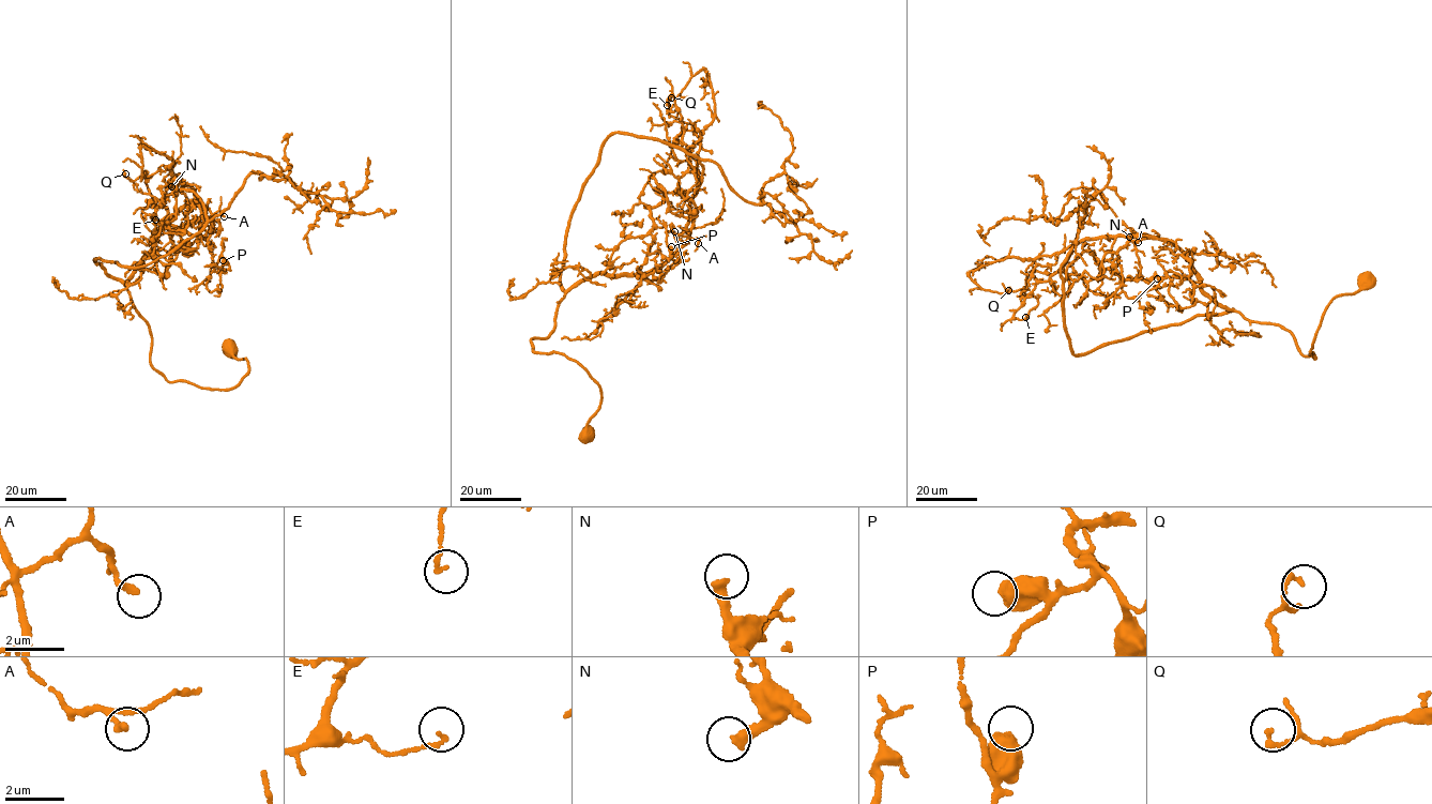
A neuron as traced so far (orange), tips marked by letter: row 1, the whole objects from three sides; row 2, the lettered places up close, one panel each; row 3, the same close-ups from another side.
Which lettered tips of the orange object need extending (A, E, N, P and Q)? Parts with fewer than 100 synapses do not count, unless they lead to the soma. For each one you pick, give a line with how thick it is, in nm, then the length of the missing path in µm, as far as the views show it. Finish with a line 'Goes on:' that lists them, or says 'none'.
N: calibre 360 nm; missing 45 µm
Goes on: N

